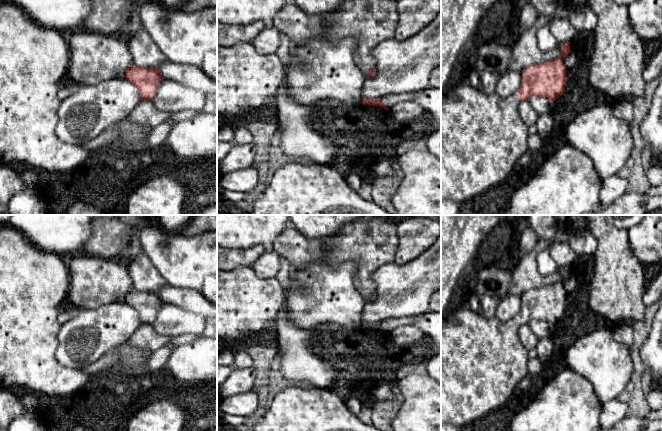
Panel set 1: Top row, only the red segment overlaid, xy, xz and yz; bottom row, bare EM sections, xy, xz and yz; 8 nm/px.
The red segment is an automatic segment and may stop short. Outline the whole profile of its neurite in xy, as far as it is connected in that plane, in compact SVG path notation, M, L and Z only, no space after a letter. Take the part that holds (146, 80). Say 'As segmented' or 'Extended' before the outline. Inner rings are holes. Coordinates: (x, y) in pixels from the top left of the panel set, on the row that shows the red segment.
As segmented. M131 65L124 78L137 87L141 100L151 101L155 96L159 83L164 79L159 69Z

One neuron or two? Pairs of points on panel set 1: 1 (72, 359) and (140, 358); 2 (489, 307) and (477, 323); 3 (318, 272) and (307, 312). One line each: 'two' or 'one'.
1: two
2: two
3: one

